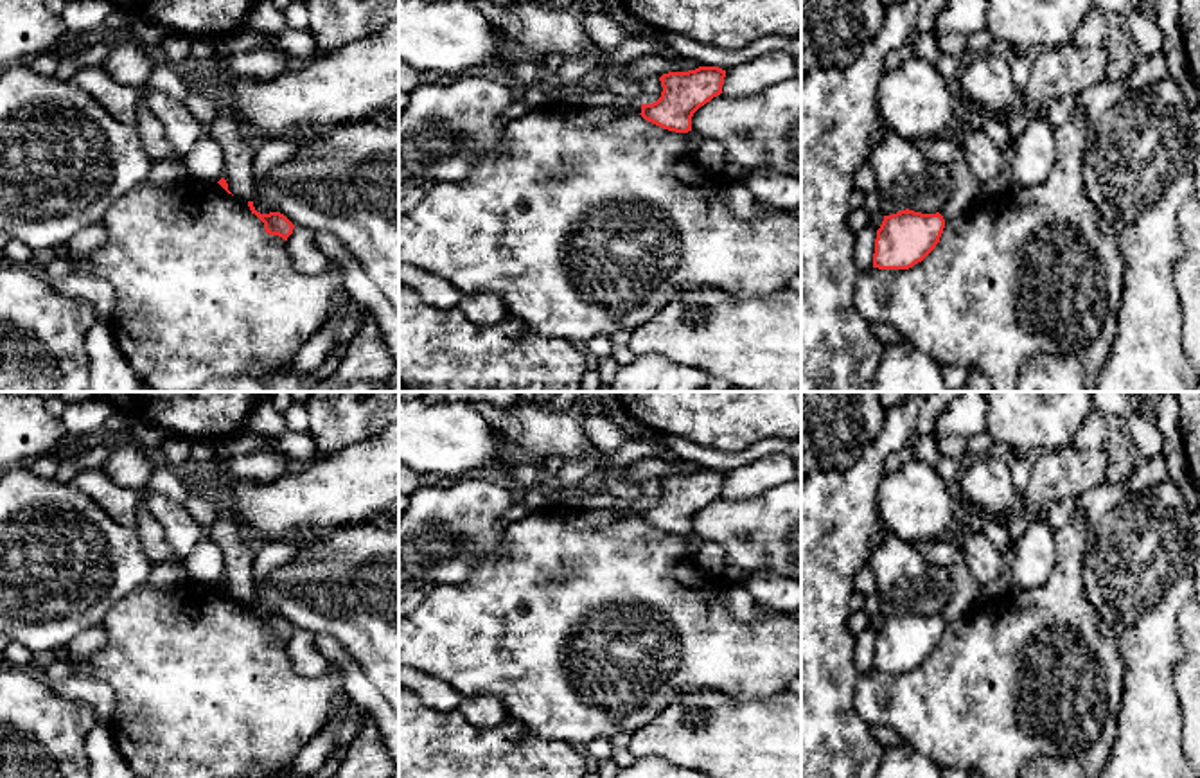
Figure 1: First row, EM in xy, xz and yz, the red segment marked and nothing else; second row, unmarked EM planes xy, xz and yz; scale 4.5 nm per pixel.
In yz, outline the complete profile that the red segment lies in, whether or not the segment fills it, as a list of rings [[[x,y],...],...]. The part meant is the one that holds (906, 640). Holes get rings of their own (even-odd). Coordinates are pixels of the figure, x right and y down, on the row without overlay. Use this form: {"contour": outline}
{"contour": [[[900,613],[884,618],[877,632],[873,670],[909,672],[922,665],[940,645],[945,622],[940,614]]]}

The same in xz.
{"contour": [[[719,469],[663,476],[661,500],[652,507],[641,507],[640,517],[663,532],[688,535],[693,516],[722,496],[724,480],[726,473]]]}

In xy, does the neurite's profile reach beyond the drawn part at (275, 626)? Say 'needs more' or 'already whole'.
already whole

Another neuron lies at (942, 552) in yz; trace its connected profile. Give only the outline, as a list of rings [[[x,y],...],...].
[[[950,537],[916,543],[914,546],[929,564],[941,566],[950,573],[952,593],[941,613],[943,622],[949,623],[965,616],[983,595],[983,588],[965,566],[961,548]]]

